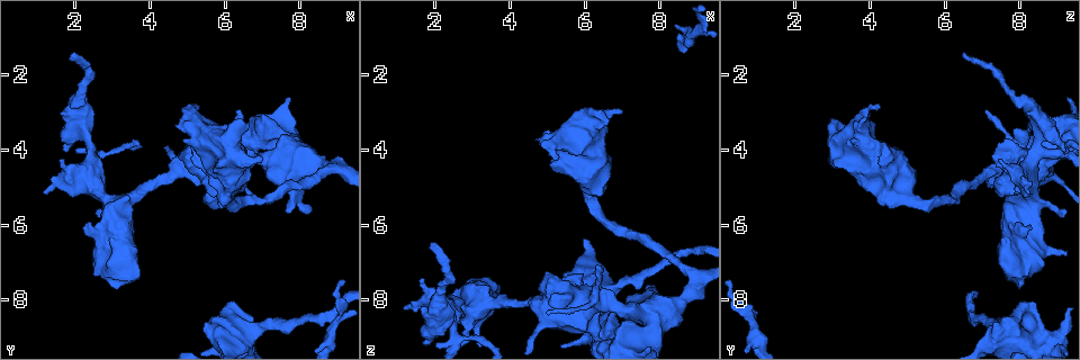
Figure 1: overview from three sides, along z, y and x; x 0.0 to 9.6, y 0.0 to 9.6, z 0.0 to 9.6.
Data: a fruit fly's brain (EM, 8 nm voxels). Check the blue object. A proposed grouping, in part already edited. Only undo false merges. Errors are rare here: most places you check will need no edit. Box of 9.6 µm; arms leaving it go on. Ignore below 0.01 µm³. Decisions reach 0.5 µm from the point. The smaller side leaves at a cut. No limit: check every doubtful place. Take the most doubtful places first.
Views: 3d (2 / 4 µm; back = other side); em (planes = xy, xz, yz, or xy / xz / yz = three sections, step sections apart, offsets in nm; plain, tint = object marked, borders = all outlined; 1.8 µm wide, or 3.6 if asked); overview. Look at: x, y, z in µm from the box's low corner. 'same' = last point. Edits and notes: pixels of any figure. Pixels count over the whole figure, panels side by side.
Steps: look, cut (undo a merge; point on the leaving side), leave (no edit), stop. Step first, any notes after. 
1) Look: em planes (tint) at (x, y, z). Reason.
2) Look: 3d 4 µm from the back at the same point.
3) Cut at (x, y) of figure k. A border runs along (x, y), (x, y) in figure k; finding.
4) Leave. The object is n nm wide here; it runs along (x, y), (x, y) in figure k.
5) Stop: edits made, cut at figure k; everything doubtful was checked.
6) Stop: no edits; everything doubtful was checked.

Look: 3d 4 µm at (5.45, 4.20, 7.85). Sudden change in width.

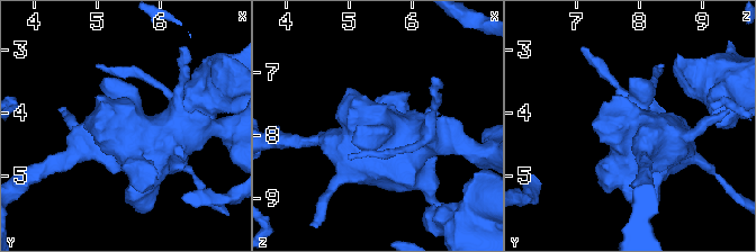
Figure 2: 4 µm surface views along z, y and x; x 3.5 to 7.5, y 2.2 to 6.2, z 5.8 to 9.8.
Look: em 3.6 µm yz step 8 (tint) at (5.45, 4.10, 7.90). Need the tissue.

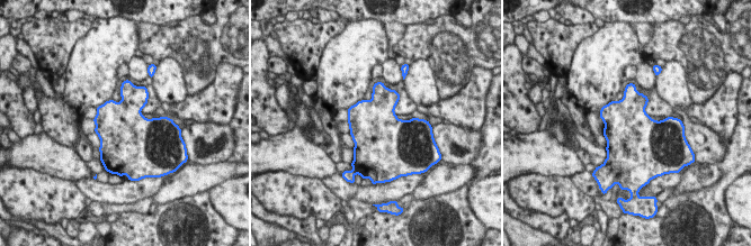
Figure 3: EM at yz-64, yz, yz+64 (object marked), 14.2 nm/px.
Look: em 3.6 µm planes (borders) at the same point. Another direction.

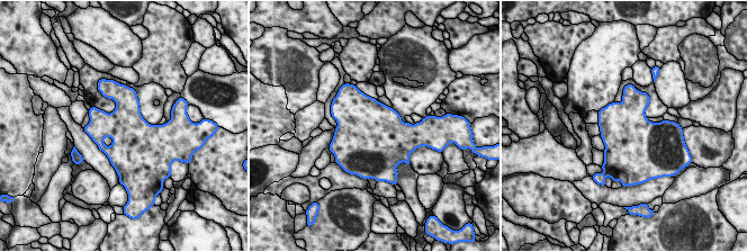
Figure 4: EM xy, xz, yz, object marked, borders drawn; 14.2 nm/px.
Leave. The object is 750 nm wide here; all the same neuron.

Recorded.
Look: 3d 4 µm at (3.25, 5.50, 8.15). Abrupt turn.

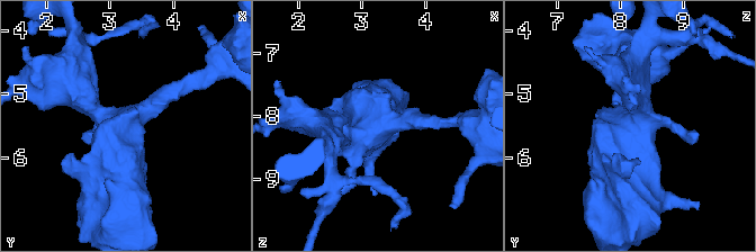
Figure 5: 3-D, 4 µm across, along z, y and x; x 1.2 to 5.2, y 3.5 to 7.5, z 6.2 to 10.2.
Look: em planes (tint) at (3.25, 5.50, 8.15). Need the tissue.

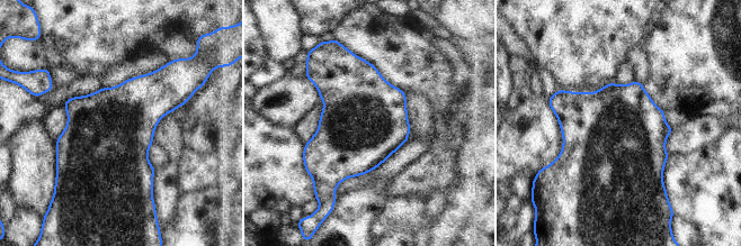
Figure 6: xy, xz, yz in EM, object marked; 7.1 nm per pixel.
Leave. One neuron here.

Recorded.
Look: em xz step 4 (tint) at (2.35, 4.70, 8.15). Calibre changes.

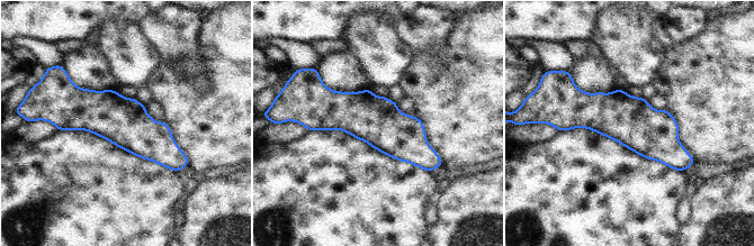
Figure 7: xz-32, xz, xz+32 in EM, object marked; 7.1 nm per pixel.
Look: em planes (tint) at the same point. Cut it another way.

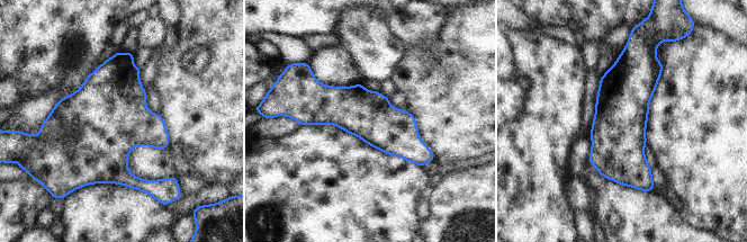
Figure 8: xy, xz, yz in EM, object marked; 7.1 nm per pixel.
Leave. It runs along (303, 115), (369, 115), (429, 153) in figure 8; one neuron here.

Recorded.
Stop: no edits; everything doubtful was checked.

